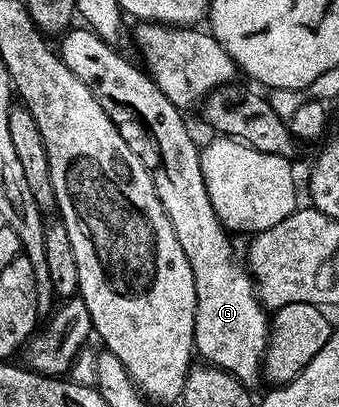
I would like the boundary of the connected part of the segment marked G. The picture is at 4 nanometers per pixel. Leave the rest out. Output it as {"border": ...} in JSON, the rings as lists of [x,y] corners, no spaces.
{"border":[[[70,28],[60,35],[59,53],[63,64],[91,88],[91,96],[99,100],[99,108],[107,112],[111,124],[127,140],[127,148],[143,160],[143,168],[151,176],[155,184],[155,192],[167,212],[167,220],[171,220],[171,228],[175,228],[175,240],[183,247],[183,256],[187,256],[187,264],[191,264],[191,272],[195,276],[195,332],[193,333],[194,349],[208,365],[234,374],[246,386],[260,381],[265,350],[269,344],[271,318],[261,300],[257,296],[257,288],[253,275],[249,273],[246,263],[237,259],[233,251],[230,231],[219,220],[215,208],[211,204],[211,196],[207,196],[207,184],[203,180],[201,167],[201,151],[198,143],[193,143],[189,130],[185,127],[186,115],[177,109],[163,92],[159,92],[157,83],[136,61],[128,62],[110,43],[104,42],[97,33],[88,28]]]}

